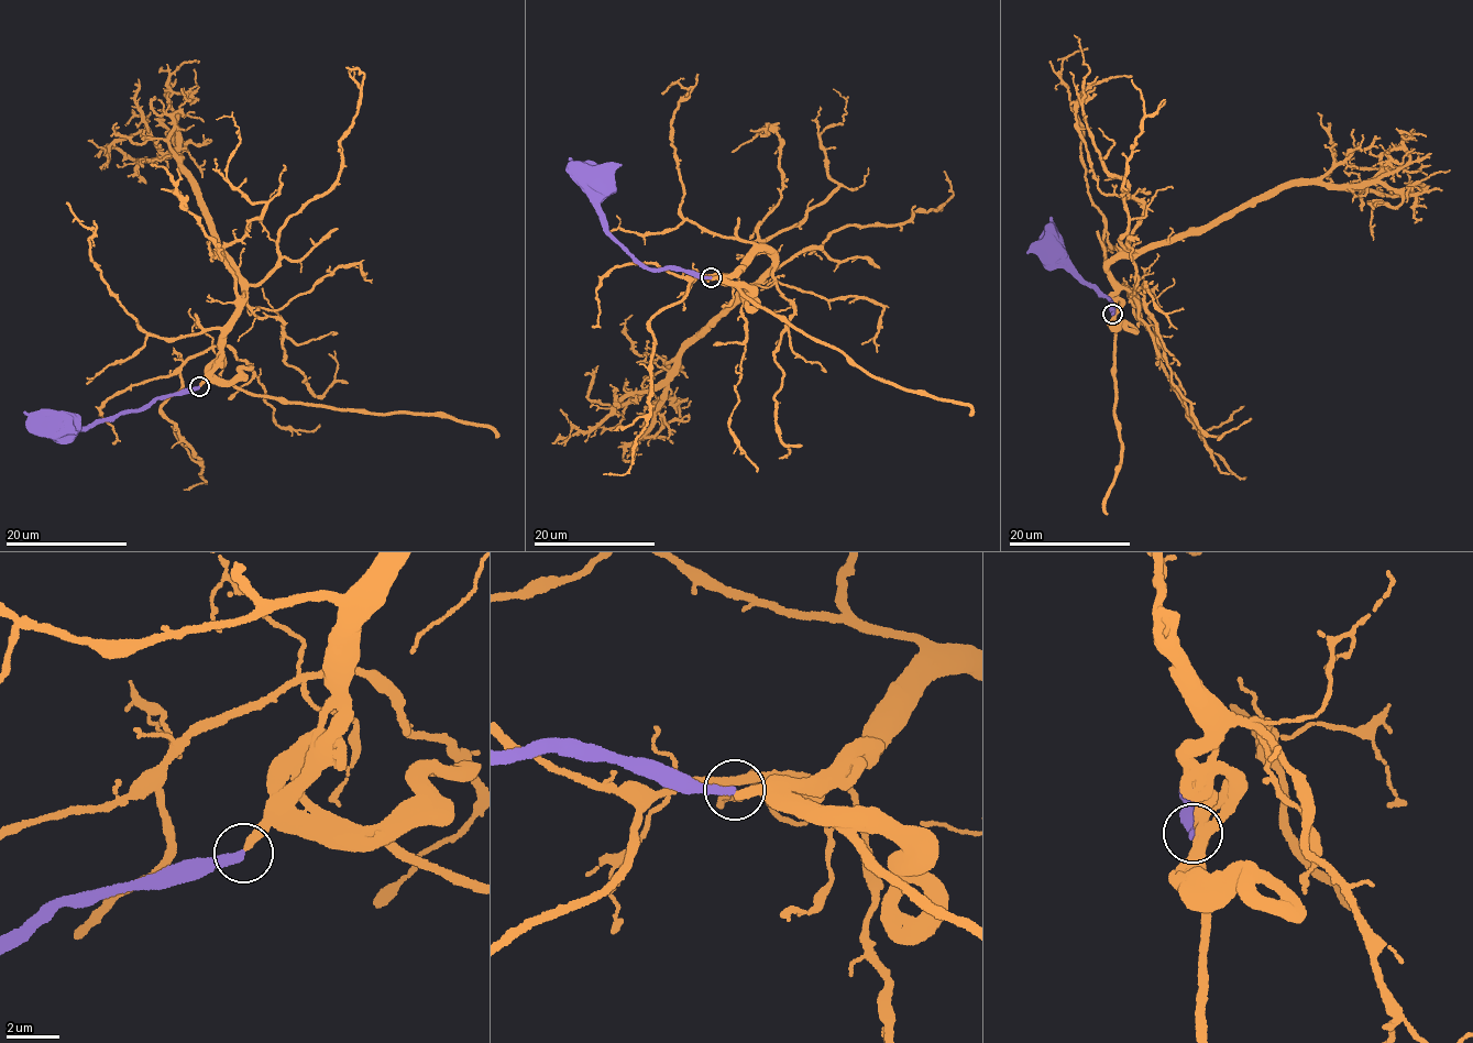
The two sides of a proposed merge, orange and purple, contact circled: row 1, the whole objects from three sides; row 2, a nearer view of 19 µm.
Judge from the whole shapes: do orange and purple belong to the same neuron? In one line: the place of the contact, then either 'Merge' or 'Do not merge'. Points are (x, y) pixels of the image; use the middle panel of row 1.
Place: (711, 277). Do not merge

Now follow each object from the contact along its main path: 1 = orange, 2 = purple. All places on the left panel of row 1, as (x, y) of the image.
1: (199, 386), (244, 296), (177, 152), (182, 138), (169, 89), (193, 92), (195, 68)
2: (199, 387), (155, 397), (144, 406), (79, 430), (64, 426)

